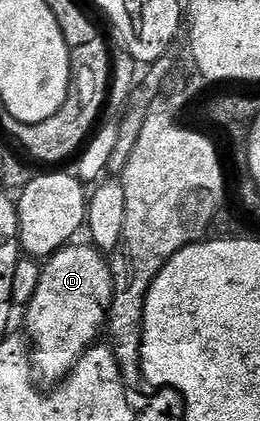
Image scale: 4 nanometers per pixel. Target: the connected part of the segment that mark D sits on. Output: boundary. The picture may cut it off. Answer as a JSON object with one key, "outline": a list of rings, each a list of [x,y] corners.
{"outline":[[[92,245],[75,246],[62,247],[42,264],[37,293],[25,308],[25,335],[33,352],[33,370],[44,384],[62,383],[84,353],[96,346],[95,338],[102,336],[107,326],[107,310],[115,292],[115,275],[107,264],[108,256]]]}

